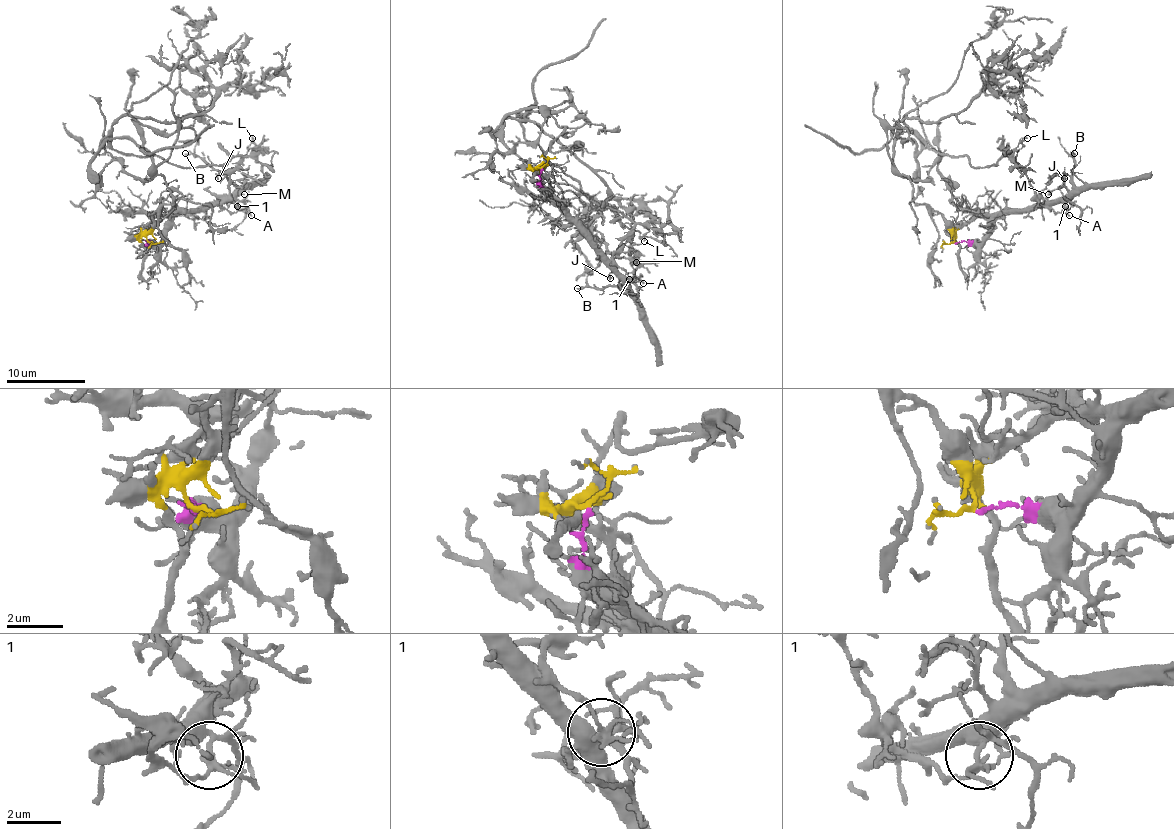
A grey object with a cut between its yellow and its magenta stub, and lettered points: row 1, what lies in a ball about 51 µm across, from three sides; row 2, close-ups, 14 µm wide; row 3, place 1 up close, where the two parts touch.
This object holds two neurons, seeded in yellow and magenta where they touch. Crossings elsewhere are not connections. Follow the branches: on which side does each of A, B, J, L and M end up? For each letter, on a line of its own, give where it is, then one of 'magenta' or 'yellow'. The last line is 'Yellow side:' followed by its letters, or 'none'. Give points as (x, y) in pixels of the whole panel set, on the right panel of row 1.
A: at (1069, 215); magenta
B: at (1074, 153); magenta
J: at (1064, 178); magenta
L: at (1027, 138); yellow
M: at (1048, 194); magenta
Yellow side: L

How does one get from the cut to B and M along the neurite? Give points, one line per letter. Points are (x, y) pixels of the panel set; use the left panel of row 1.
B: (149, 243), (159, 241), (178, 214), (220, 206), (235, 192), (235, 186), (222, 173), (184, 153)
M: (149, 243), (159, 241), (164, 228), (178, 214), (220, 206), (241, 186), (239, 190), (243, 194)

